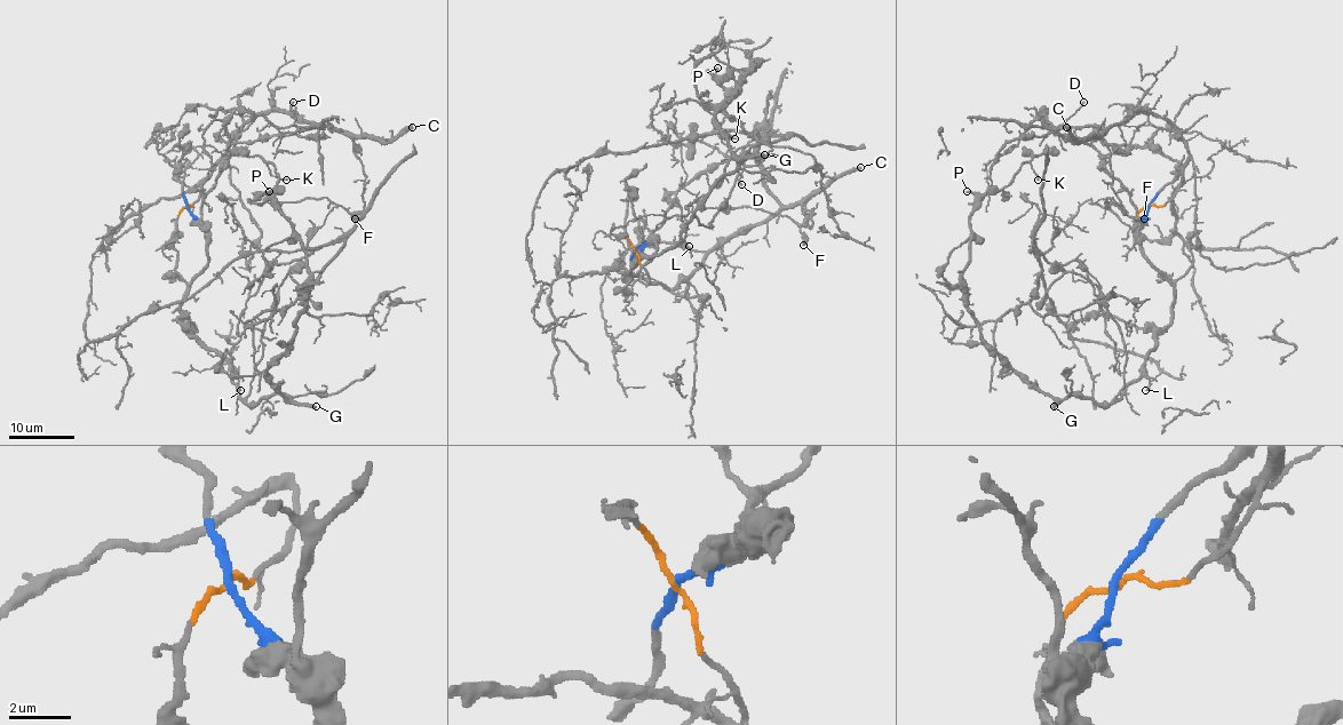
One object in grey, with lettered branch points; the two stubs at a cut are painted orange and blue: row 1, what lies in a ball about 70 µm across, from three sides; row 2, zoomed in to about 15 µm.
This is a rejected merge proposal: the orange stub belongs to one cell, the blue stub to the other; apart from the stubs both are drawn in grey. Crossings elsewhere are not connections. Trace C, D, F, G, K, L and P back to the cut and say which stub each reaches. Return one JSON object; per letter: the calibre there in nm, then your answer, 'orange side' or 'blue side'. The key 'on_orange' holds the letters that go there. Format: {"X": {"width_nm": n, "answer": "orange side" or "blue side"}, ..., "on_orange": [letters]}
{"C": {"width_nm": 420, "answer": "orange side"}, "D": {"width_nm": 110, "answer": "orange side"}, "F": {"width_nm": 440, "answer": "orange side"}, "G": {"width_nm": 380, "answer": "blue side"}, "K": {"width_nm": 130, "answer": "blue side"}, "L": {"width_nm": 140, "answer": "blue side"}, "P": {"width_nm": 190, "answer": "blue side"}, "on_orange": ["C", "D", "F"]}

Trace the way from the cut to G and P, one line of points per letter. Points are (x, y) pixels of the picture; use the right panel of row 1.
G: (1150, 206), (1139, 232), (1142, 254), (1173, 287), (1169, 324), (1125, 392), (1109, 404), (1070, 393), (1054, 407)
P: (1150, 206), (1142, 254), (1173, 287), (1170, 321), (1102, 404), (1033, 389), (983, 339), (962, 276), (967, 191)

